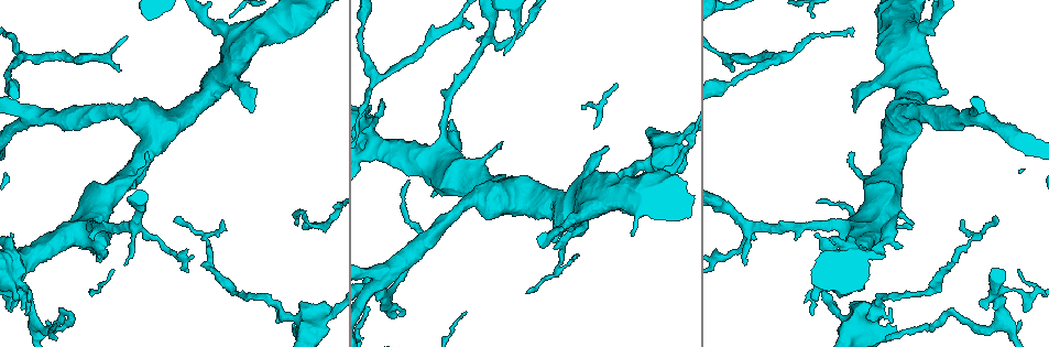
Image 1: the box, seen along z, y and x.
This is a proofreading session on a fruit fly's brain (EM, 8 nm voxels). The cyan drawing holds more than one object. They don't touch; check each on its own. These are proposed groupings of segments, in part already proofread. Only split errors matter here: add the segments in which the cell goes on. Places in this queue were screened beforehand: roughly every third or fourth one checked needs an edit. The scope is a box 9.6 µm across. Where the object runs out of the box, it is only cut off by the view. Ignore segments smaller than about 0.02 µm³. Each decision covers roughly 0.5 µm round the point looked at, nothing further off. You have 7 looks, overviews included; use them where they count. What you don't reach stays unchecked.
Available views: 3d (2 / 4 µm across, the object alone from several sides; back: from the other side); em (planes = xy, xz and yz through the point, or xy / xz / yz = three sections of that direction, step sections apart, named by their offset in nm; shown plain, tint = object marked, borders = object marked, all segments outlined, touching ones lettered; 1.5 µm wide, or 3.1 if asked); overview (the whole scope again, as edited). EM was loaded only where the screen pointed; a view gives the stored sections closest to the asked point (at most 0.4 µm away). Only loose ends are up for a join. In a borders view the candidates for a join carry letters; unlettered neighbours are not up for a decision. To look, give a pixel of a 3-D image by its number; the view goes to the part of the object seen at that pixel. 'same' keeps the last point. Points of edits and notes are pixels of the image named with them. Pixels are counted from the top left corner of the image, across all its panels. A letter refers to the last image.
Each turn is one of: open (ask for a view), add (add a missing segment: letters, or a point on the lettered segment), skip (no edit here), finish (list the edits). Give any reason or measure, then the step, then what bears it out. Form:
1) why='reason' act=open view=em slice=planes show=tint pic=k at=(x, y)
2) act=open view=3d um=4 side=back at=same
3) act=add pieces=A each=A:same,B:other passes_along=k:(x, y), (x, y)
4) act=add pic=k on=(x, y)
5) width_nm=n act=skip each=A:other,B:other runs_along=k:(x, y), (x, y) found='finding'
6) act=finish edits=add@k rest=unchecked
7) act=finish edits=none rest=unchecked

why='thick end' act=open view=em slice=planes show=borders pic=1 at=(948, 91)

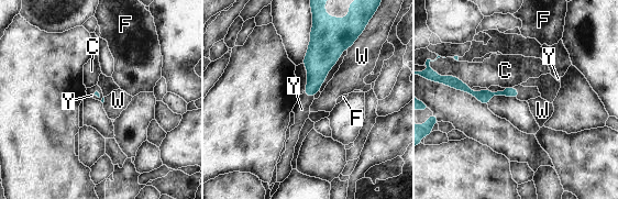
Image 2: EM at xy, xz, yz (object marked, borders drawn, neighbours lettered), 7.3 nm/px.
act=add pieces=Y each=C:other,F:other,W:other,Y:same passes_along=2:(484, 96), (487, 88), (493, 88) found='it goes on there'

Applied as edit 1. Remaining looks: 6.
why='branch stops here' act=open view=em slice=planes show=borders pic=1 at=(472, 28)

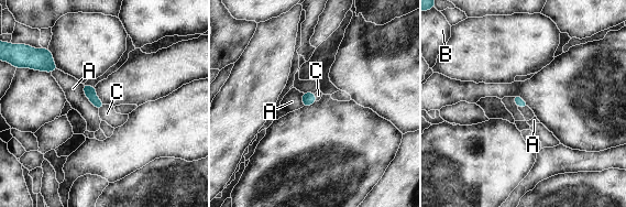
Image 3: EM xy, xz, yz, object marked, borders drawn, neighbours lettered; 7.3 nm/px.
act=add pieces=C each=A:other,B:other,C:same found='it goes on there'

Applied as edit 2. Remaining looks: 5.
act=open view=3d um=2 pic=1 at=(960, 222)

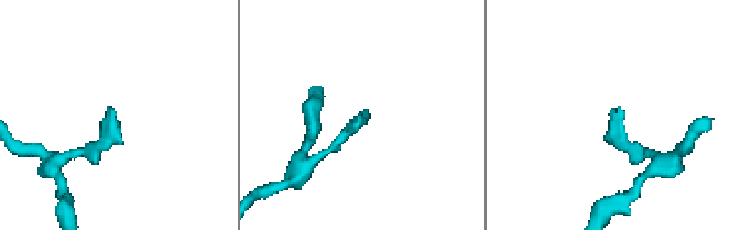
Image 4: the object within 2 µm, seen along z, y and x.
why='now the EM' act=open view=em slice=xz step=8 show=borders pic=4 at=(364, 115)

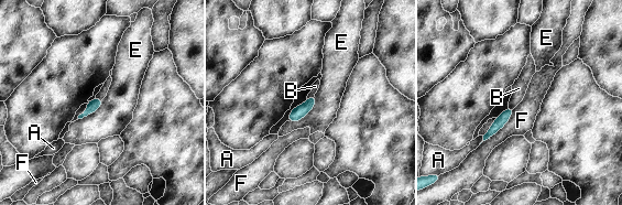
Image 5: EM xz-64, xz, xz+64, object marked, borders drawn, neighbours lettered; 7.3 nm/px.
act=skip each=A:other,B:other,E:other,F:other border=5:(315, 96), (308, 112), (288, 121) found='no lettered segment goes on from it'

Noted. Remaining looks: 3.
act=finish edits=add@2,add@3 rest=unchecked

